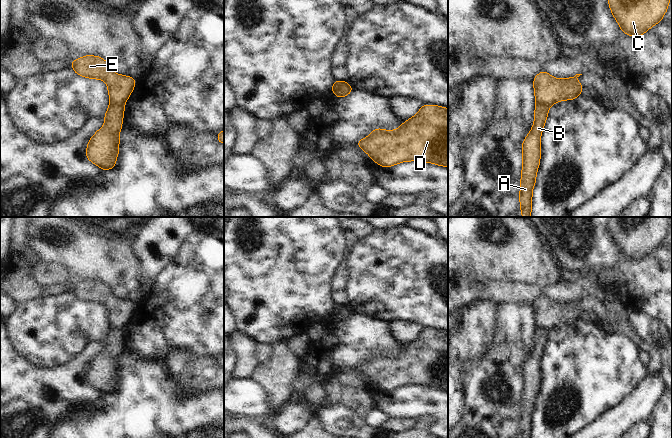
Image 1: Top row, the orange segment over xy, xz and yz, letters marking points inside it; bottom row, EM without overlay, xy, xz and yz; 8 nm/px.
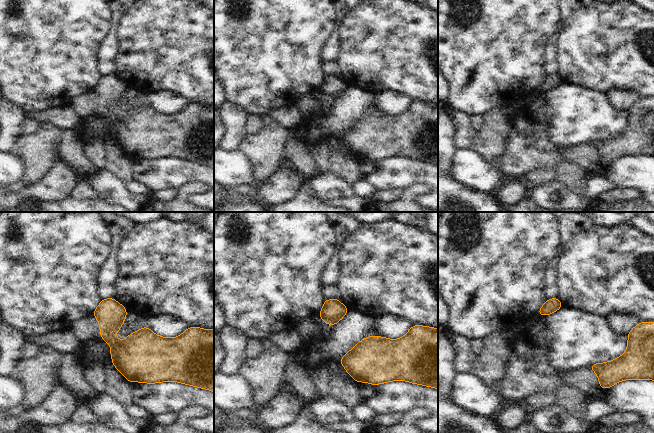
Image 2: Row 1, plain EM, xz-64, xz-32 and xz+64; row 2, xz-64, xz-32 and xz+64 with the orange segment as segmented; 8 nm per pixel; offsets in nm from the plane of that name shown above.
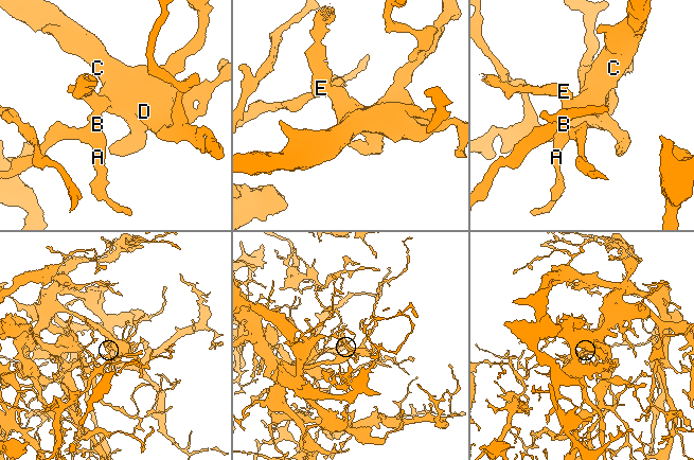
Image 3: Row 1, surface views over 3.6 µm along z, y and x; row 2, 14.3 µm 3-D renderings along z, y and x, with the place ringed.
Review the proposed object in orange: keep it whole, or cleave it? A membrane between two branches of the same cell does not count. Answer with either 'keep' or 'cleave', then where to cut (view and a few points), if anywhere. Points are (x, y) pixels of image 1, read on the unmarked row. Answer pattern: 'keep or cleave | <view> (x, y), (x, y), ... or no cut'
cleave | xz (341, 306), (341, 312), (334, 317)

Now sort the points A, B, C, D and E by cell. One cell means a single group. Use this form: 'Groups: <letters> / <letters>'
Groups: A B / C D E

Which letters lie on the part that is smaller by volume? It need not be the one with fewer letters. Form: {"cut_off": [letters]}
{"cut_off": ["A", "B"]}

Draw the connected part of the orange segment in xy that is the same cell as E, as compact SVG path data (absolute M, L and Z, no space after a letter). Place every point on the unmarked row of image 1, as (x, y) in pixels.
M83 280L71 285L71 291L80 300L105 305L110 325L120 330L125 329L136 307L136 302L113 296L111 289L99 280Z

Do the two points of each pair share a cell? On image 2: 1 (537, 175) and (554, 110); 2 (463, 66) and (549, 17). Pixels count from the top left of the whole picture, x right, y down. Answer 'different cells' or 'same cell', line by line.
1: different cells
2: same cell

